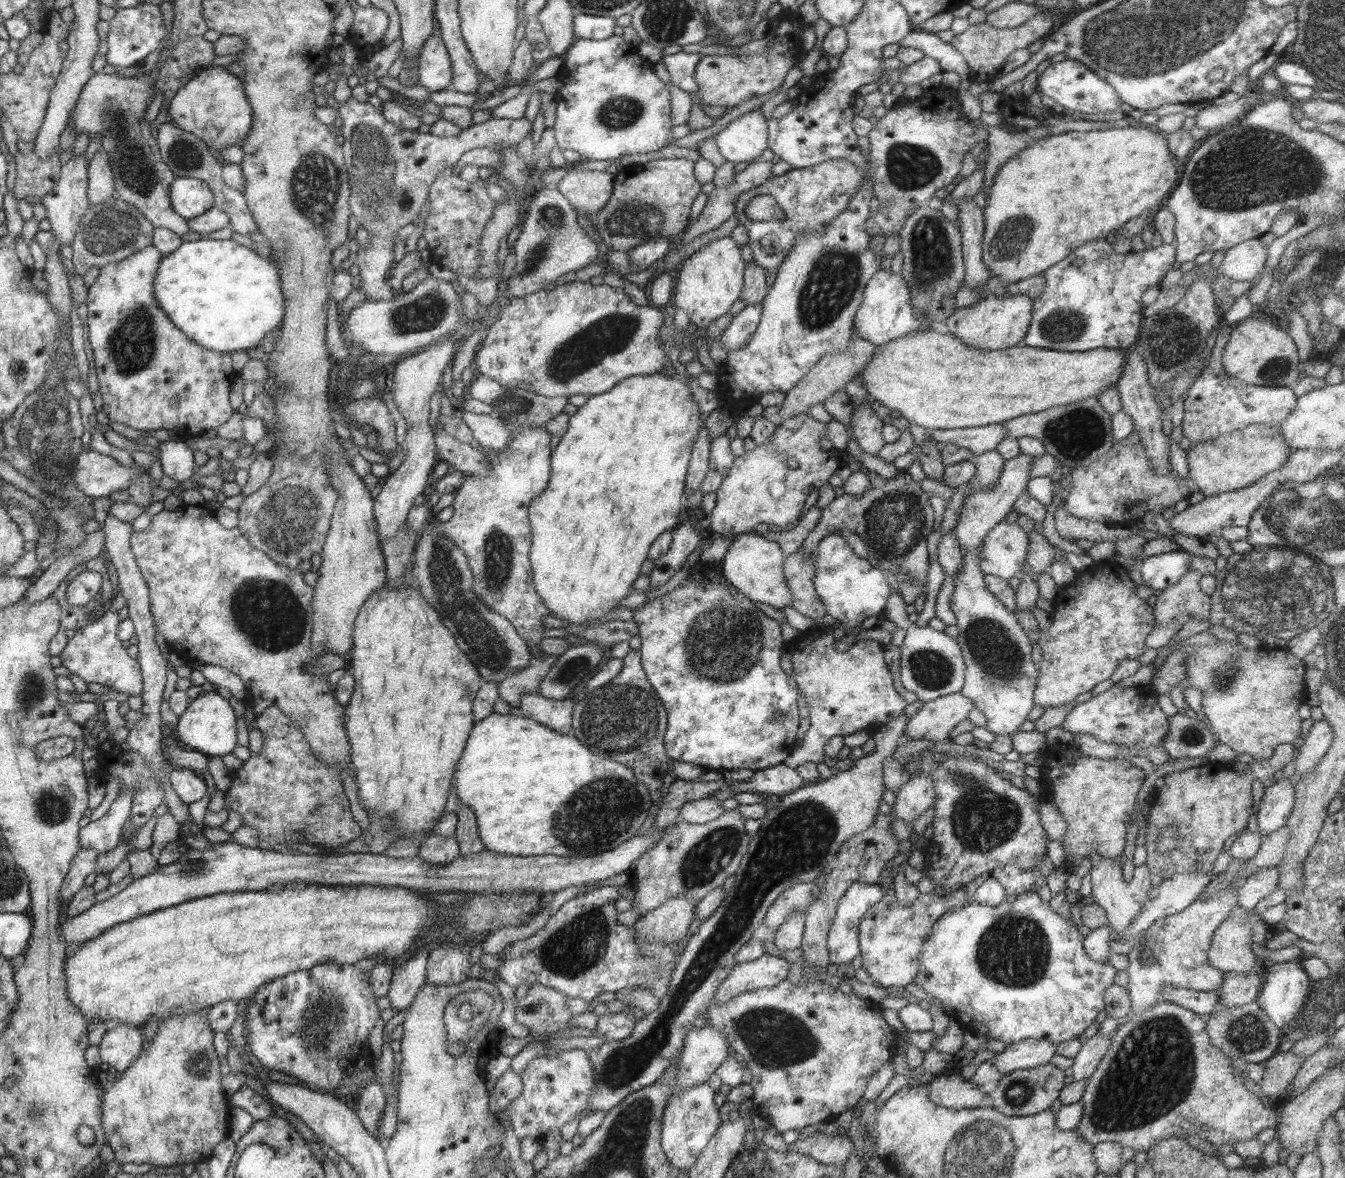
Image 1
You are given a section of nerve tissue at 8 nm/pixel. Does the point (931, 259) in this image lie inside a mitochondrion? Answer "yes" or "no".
yes

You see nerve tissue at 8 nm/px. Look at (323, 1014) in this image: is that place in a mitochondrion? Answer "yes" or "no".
yes

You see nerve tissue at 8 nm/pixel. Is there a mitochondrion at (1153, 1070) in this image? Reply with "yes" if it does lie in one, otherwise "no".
yes

